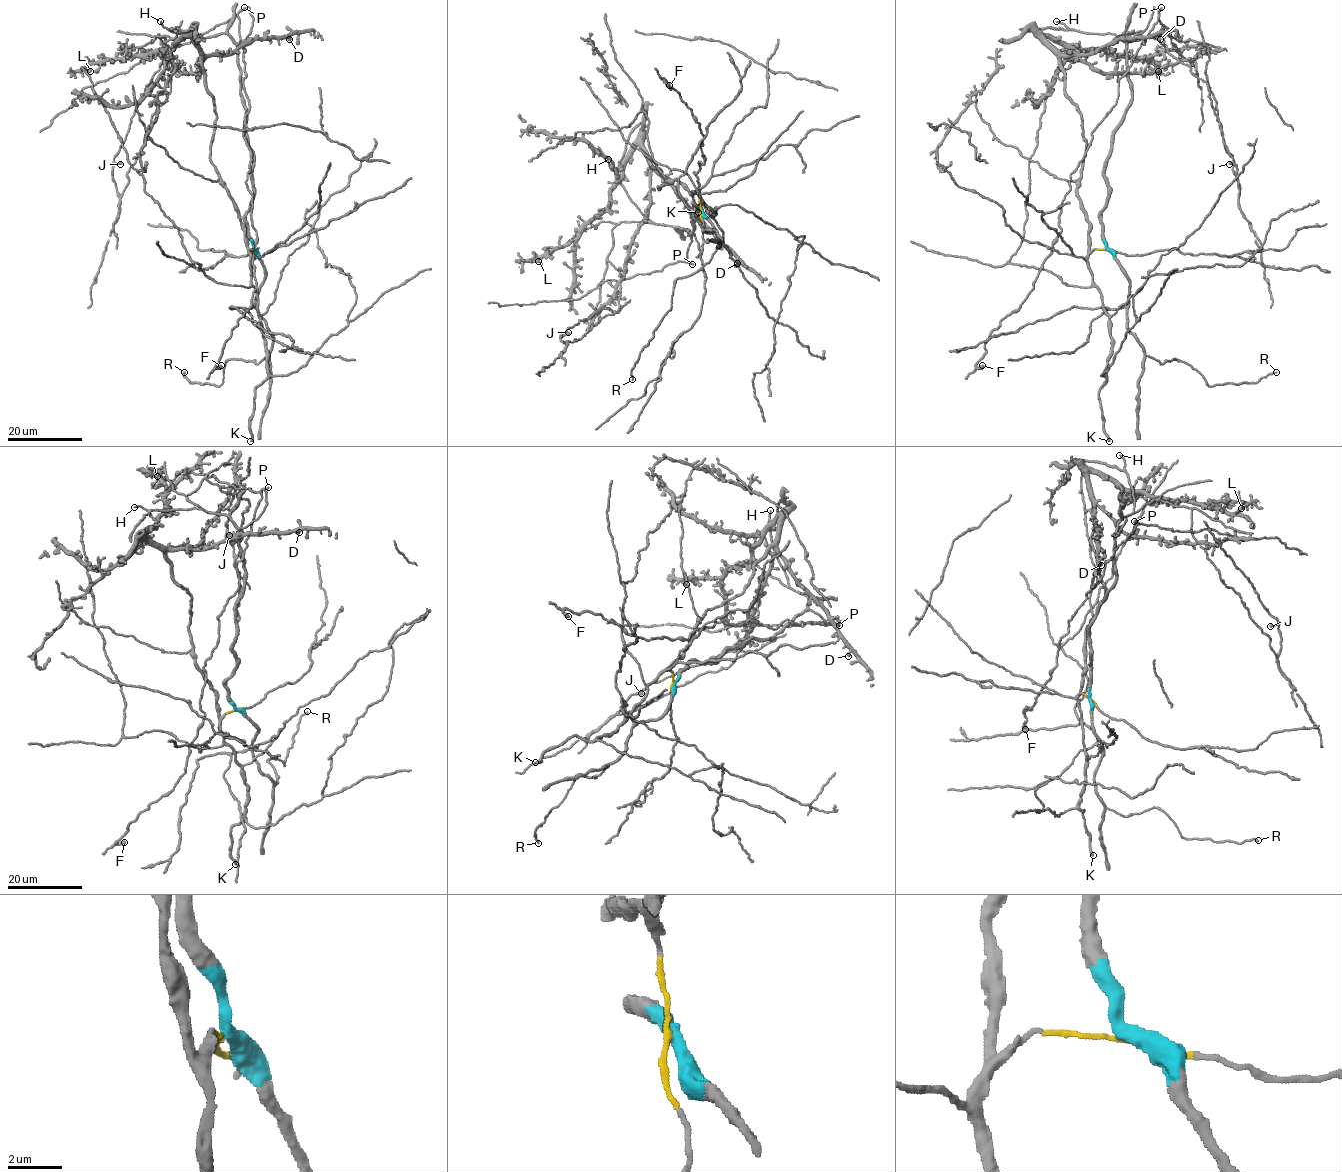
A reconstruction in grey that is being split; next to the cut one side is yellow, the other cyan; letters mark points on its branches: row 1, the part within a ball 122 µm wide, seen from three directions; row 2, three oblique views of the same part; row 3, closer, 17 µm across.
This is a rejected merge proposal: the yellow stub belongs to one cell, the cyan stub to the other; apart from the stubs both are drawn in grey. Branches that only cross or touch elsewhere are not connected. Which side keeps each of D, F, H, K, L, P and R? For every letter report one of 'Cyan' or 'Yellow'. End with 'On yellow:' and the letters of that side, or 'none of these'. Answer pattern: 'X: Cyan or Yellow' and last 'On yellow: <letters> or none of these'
D: Yellow
F: Cyan
H: Cyan
K: Yellow
L: Yellow
P: Cyan
R: Cyan
On yellow: D, K, L

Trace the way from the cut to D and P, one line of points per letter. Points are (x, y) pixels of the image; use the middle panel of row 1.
D: (701, 210), (699, 195), (678, 181), (659, 189), (664, 183), (663, 174), (650, 163), (738, 263)
P: (701, 210), (694, 203), (701, 212), (700, 207), (688, 234), (692, 230), (686, 261), (693, 264)

